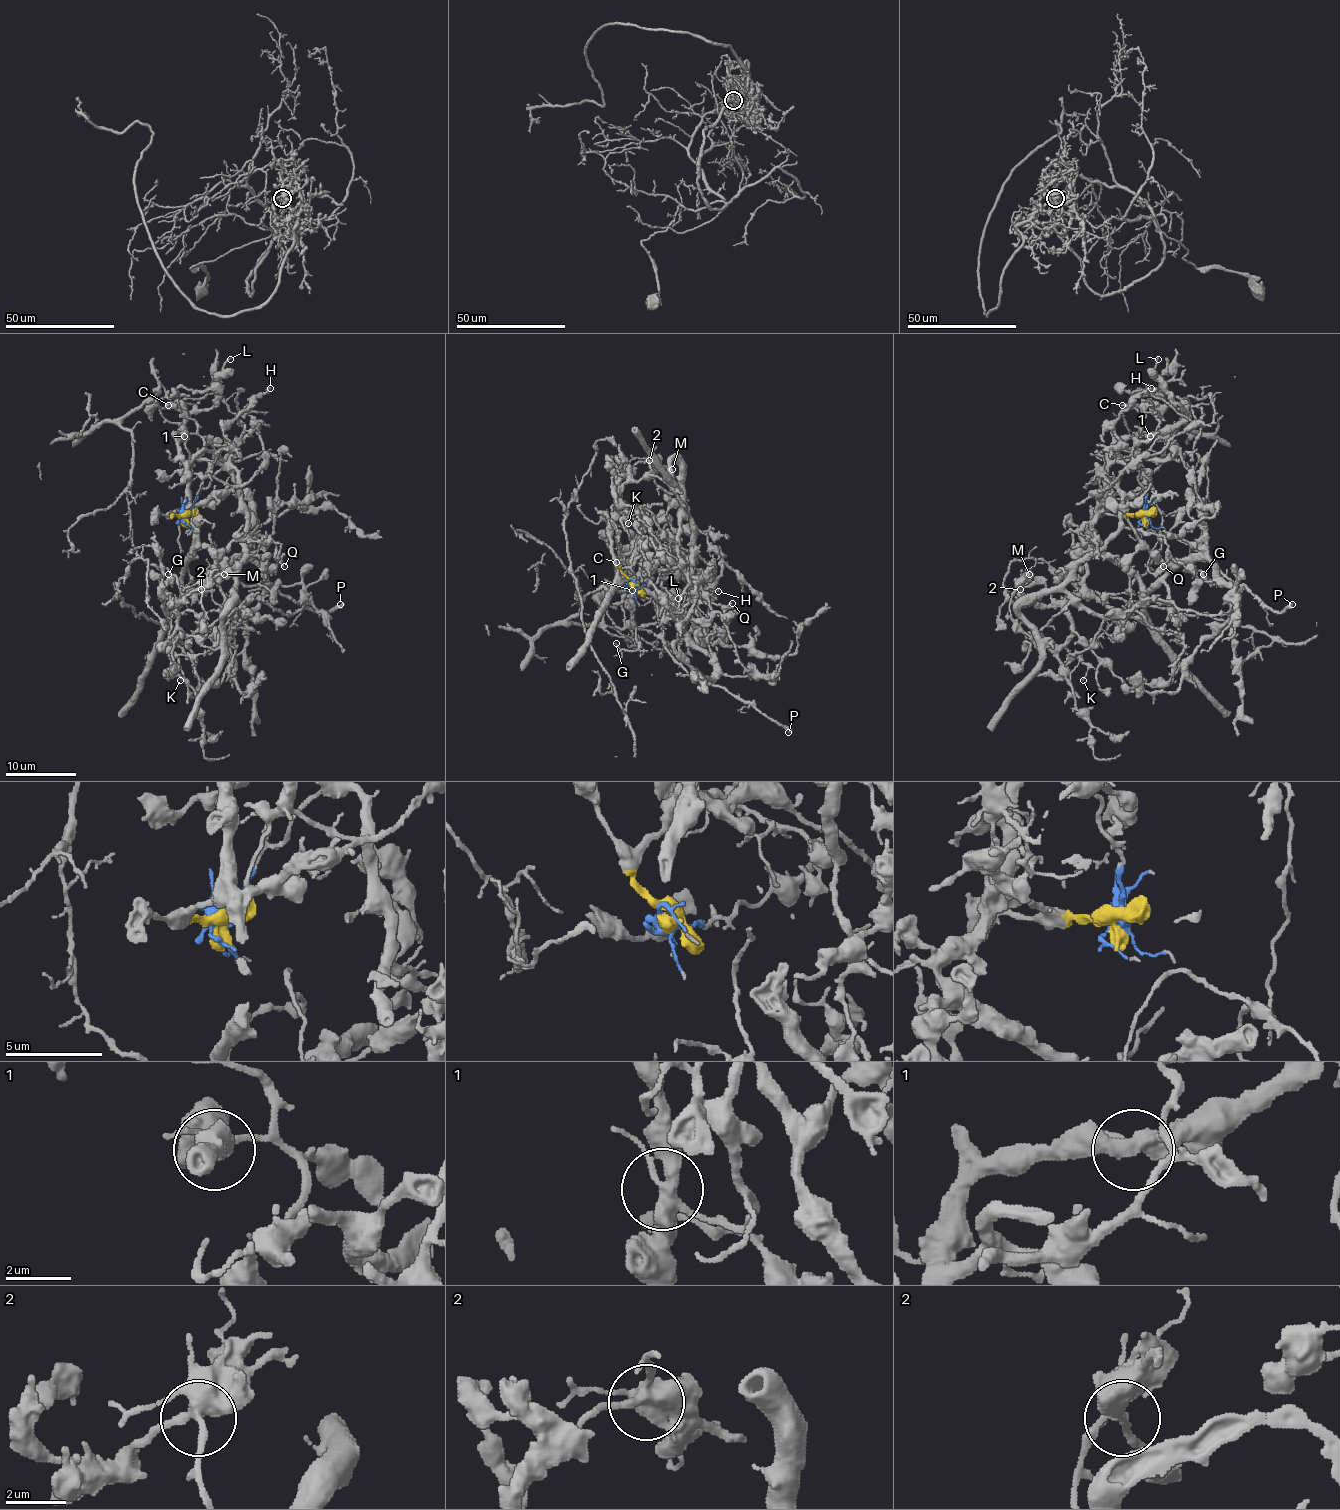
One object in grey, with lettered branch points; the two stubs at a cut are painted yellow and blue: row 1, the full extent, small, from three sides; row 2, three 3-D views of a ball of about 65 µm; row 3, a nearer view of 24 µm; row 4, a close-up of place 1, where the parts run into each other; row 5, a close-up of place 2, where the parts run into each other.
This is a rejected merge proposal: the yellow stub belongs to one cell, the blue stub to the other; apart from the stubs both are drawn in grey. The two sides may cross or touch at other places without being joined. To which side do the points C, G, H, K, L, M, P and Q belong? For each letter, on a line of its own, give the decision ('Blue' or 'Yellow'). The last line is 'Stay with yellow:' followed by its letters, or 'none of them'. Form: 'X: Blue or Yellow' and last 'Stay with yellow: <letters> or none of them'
C: Blue
G: Yellow
H: Yellow
K: Blue
L: Yellow
M: Yellow
P: Yellow
Q: Blue
Stay with yellow: G, H, L, M, P

